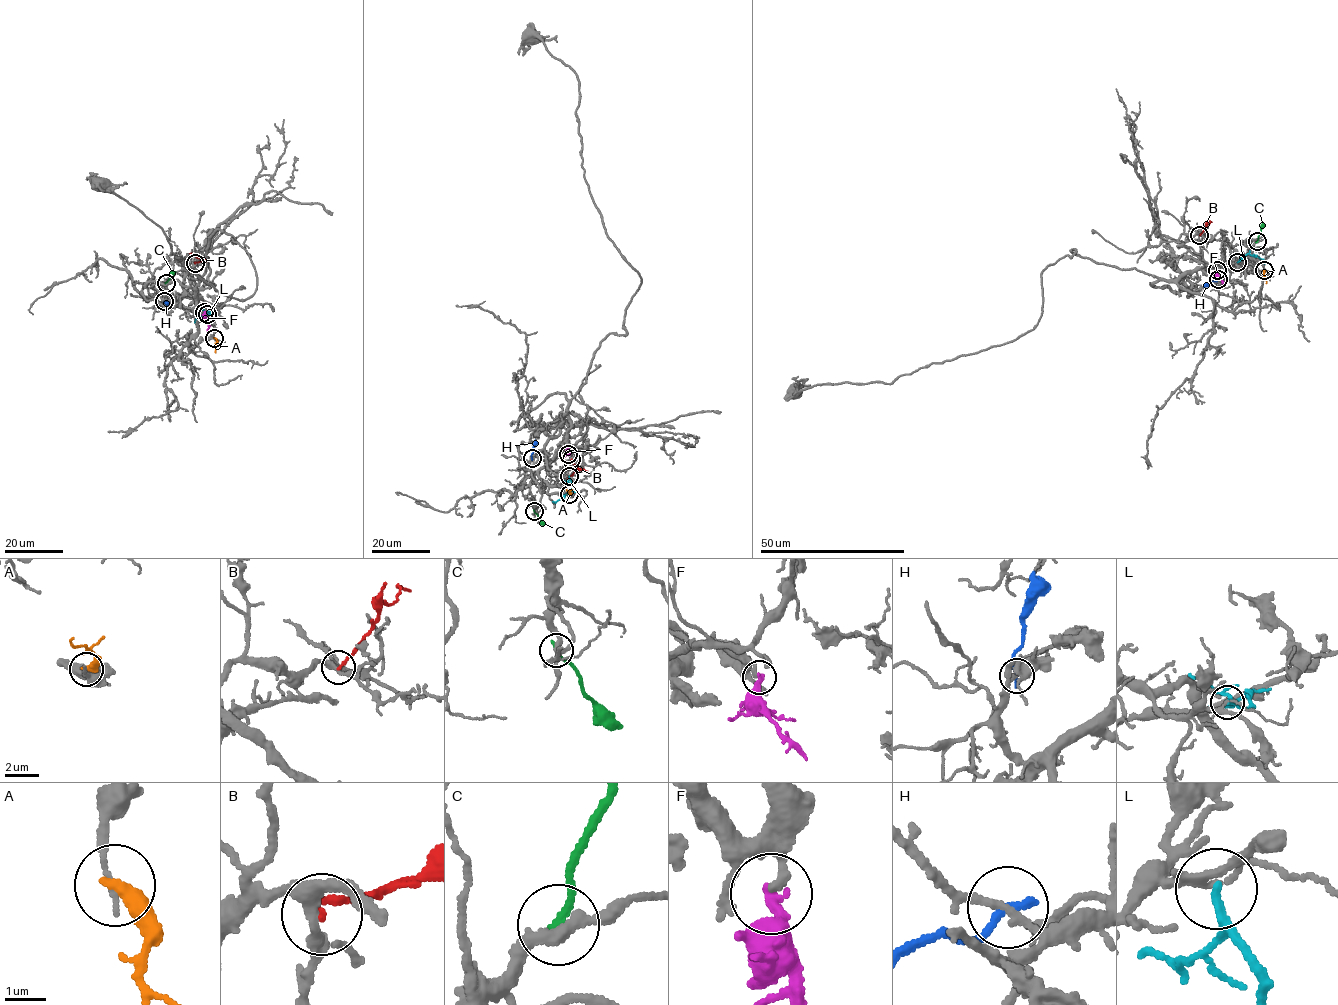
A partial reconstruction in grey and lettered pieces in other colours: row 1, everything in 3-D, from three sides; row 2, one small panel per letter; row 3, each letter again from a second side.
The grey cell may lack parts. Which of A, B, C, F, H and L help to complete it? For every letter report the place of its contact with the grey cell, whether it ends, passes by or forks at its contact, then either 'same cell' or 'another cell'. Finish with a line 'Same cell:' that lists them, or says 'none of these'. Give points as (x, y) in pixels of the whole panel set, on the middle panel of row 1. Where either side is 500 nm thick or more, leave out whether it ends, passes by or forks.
A: meets grey at (569, 494); it ends there; another cell
B: meets grey at (571, 459); it ends there; another cell
C: meets grey at (534, 511); it ends there; another cell
F: meets grey at (568, 454); it ends there; another cell
H: meets grey at (532, 458); it ends there; another cell
L: meets grey at (569, 476); it passes by; another cell
Same cell: none of these

